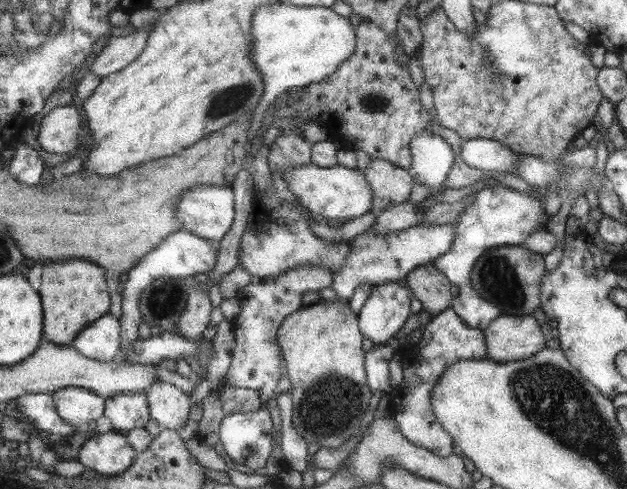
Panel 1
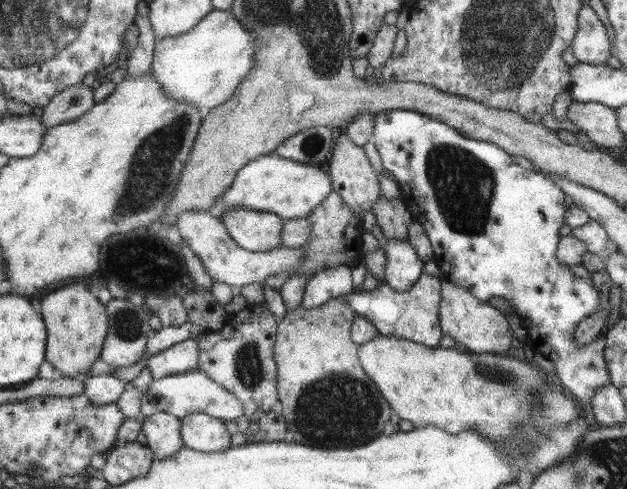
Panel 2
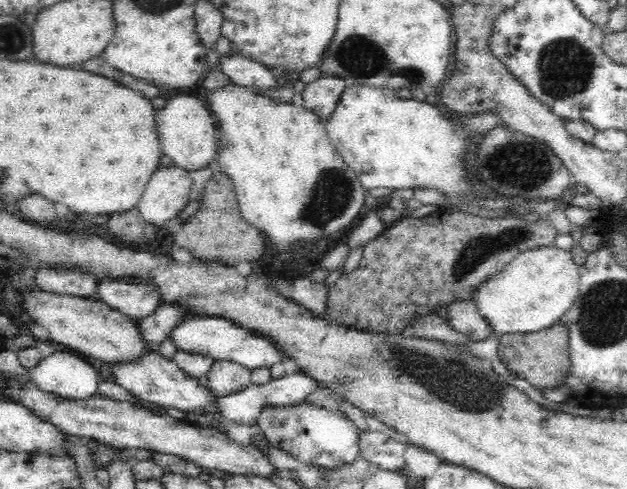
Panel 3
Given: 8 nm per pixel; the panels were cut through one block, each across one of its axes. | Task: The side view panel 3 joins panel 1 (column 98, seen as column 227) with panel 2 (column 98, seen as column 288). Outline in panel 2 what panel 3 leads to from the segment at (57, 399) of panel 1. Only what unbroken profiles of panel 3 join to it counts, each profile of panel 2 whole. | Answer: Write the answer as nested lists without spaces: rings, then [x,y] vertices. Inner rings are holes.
[[[107,373],[89,376],[83,381],[83,395],[90,397],[96,405],[117,403],[124,389],[129,385],[123,379],[116,378]]]

